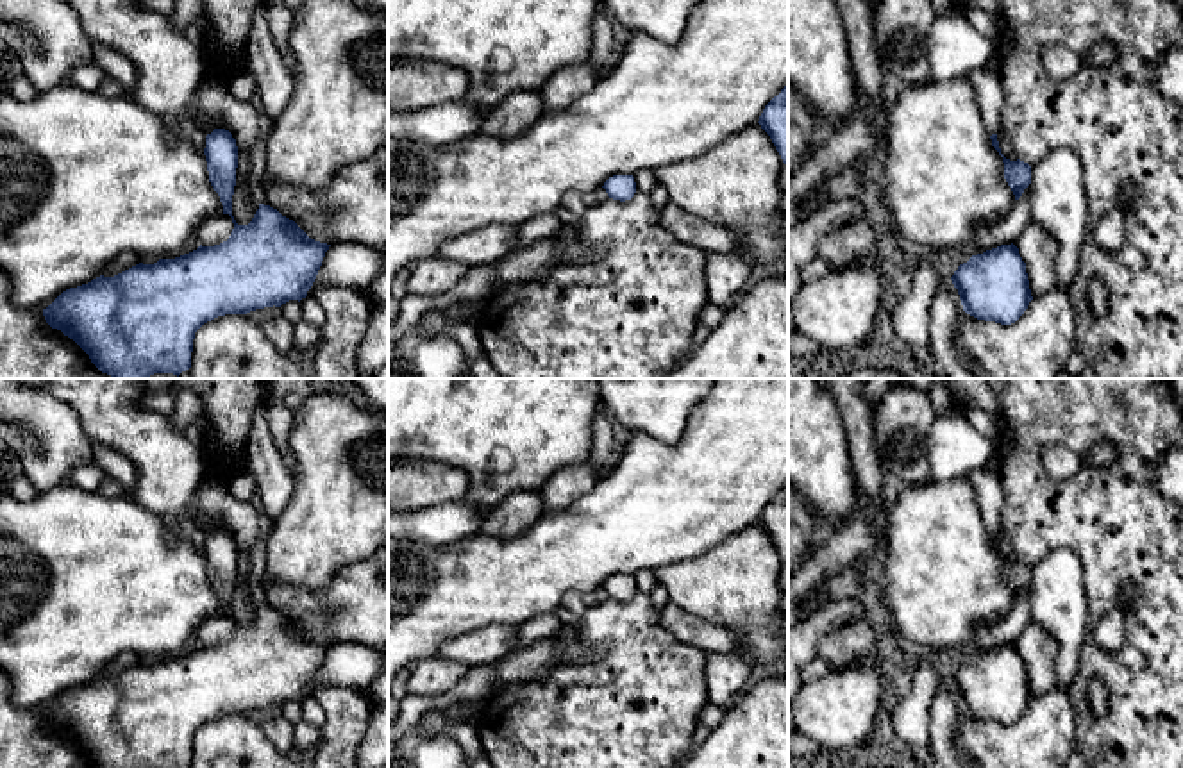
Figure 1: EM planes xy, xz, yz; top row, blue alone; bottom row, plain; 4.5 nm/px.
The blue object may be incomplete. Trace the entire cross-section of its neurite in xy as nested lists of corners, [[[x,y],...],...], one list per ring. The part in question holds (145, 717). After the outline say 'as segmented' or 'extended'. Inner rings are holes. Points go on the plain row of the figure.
[[[214,529],[206,536],[209,582],[234,629],[227,641],[175,659],[136,664],[114,677],[96,677],[63,691],[43,716],[52,729],[73,739],[96,768],[191,768],[195,732],[225,714],[281,707],[307,697],[331,645],[311,639],[293,620],[259,604],[248,625],[232,616],[238,547],[232,534]]] | as segmented

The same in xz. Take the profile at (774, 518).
[[[788,484],[763,509],[761,529],[770,536],[784,564],[788,564]]] | as segmented

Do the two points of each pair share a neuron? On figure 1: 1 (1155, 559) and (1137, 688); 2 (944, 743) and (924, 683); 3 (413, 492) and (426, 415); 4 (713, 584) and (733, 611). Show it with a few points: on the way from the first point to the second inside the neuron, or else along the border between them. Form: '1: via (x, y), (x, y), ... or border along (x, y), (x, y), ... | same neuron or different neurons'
1: via (1157, 592), (1157, 656) | same neuron
2: border along (944, 667), (930, 706), (931, 745) | different neurons
3: border along (406, 463), (440, 461), (460, 470) | different neurons
4: via (721, 592), (733, 604) | same neuron

